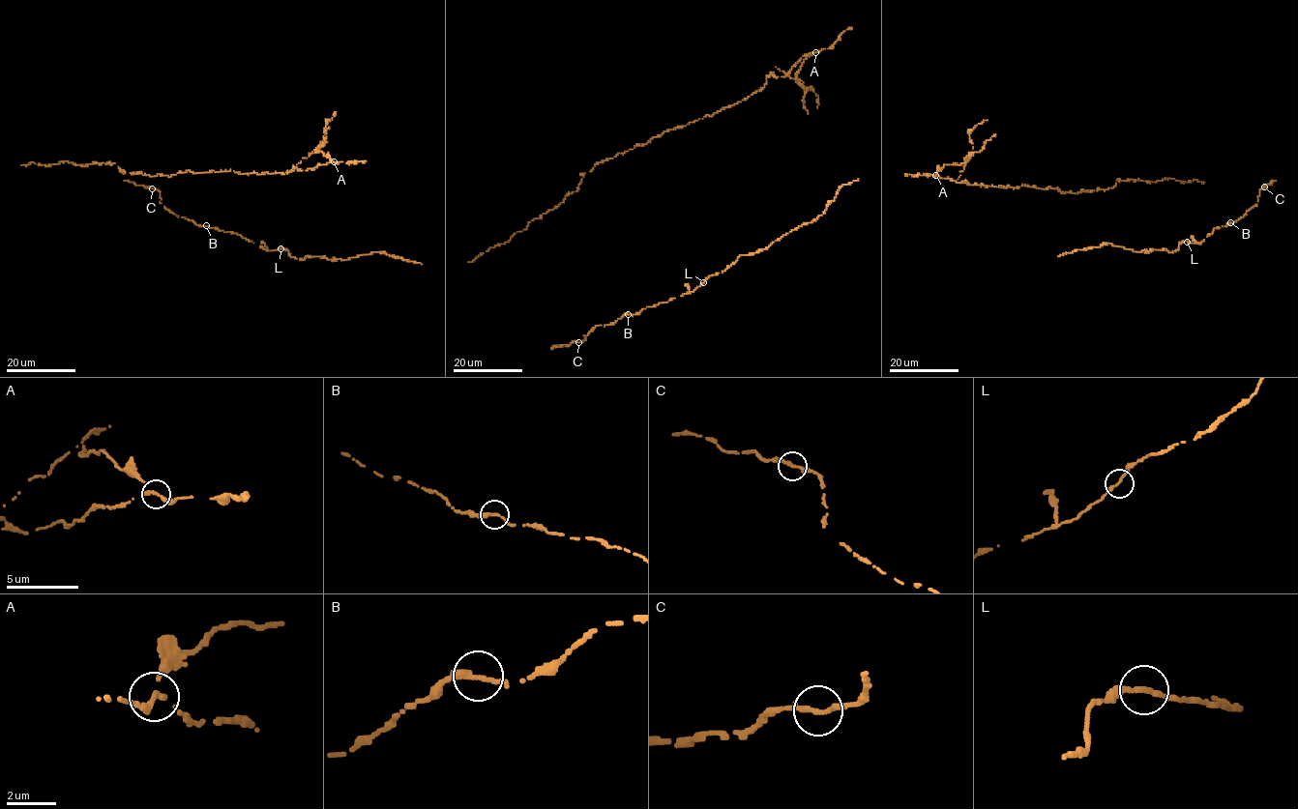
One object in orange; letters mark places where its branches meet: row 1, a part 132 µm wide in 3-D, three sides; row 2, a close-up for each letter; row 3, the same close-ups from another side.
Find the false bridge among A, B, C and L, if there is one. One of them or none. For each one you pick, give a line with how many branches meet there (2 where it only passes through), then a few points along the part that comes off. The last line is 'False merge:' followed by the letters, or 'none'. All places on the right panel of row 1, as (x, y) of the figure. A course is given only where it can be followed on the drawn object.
A: 2 branches meet; foreign part runs (935, 175), (945, 164), (965, 162), (973, 152), (969, 133), (975, 126), (988, 120)
False merge: A

